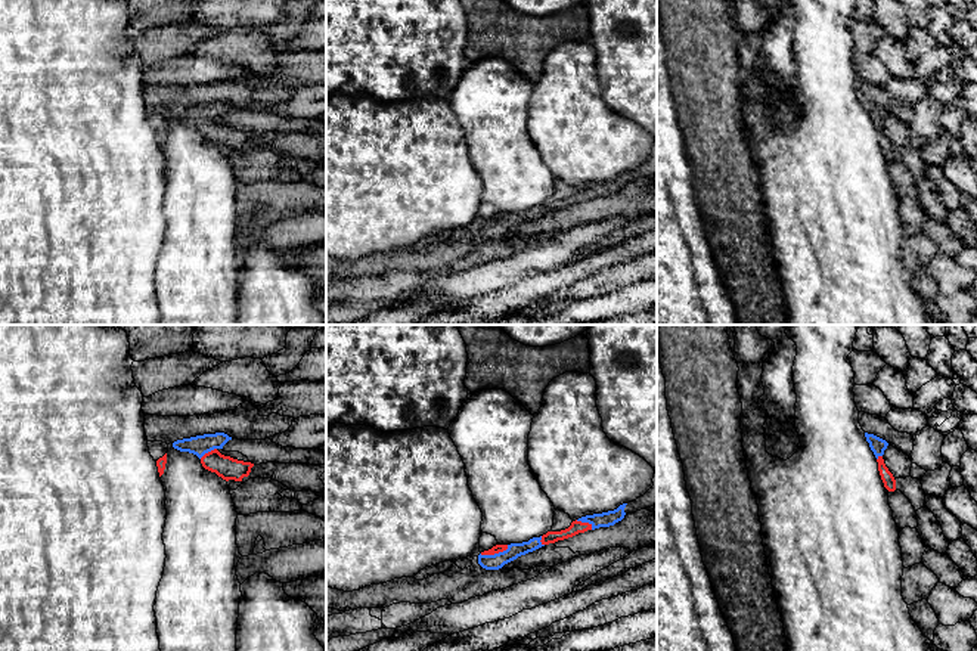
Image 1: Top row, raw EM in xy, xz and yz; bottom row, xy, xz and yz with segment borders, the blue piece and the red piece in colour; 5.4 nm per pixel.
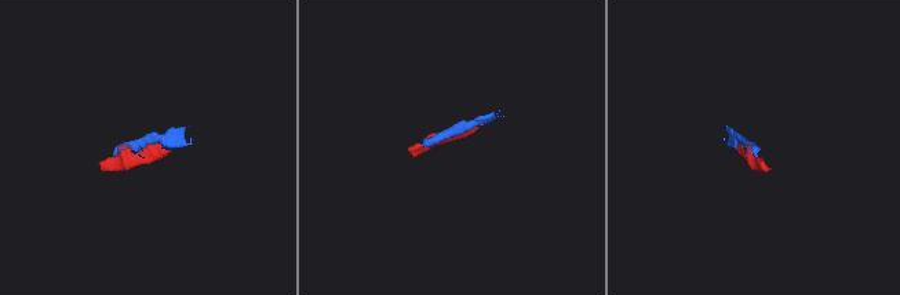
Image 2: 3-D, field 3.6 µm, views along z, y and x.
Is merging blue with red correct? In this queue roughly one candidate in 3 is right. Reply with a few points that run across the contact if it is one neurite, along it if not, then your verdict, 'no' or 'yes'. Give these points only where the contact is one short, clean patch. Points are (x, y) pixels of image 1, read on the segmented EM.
yes

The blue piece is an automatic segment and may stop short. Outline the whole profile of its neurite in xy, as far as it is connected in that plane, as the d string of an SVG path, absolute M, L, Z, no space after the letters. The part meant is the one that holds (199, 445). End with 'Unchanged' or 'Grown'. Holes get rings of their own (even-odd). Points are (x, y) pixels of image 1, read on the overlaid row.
M224 433L204 434L177 440L173 443L173 447L196 455L205 469L215 472L226 481L242 481L244 477L249 475L254 464L221 455L218 450L223 449L229 440L232 440L232 437Z. Grown

